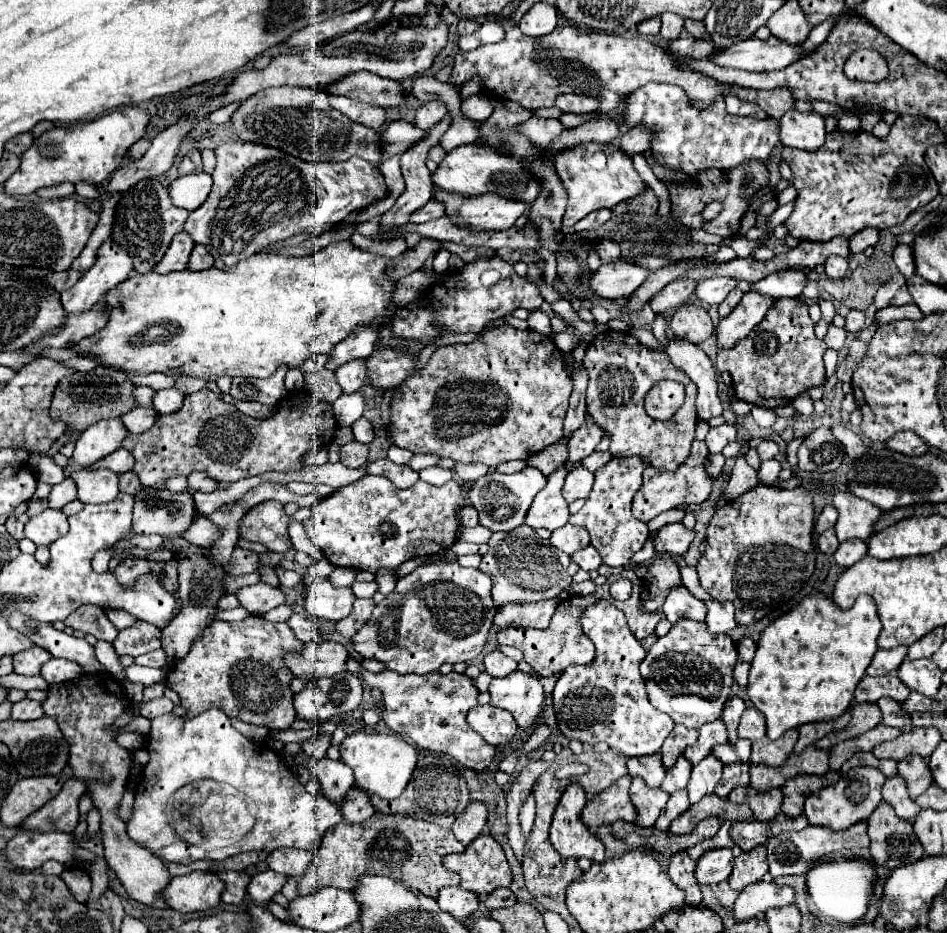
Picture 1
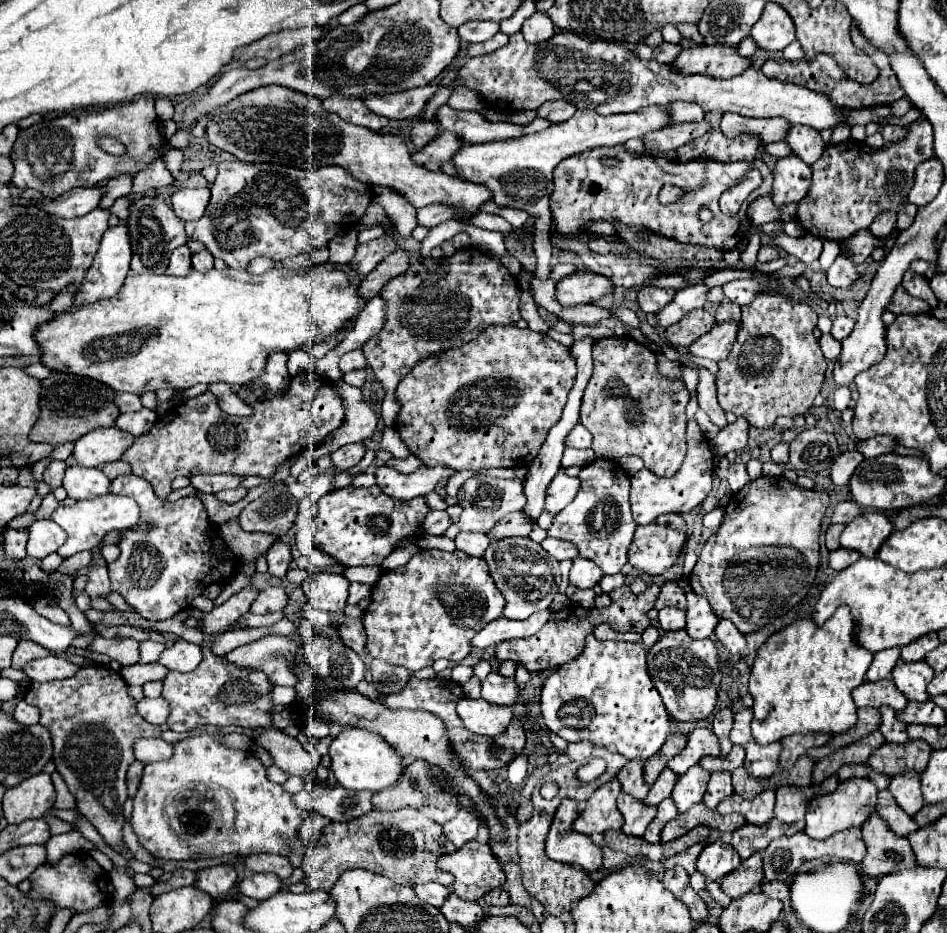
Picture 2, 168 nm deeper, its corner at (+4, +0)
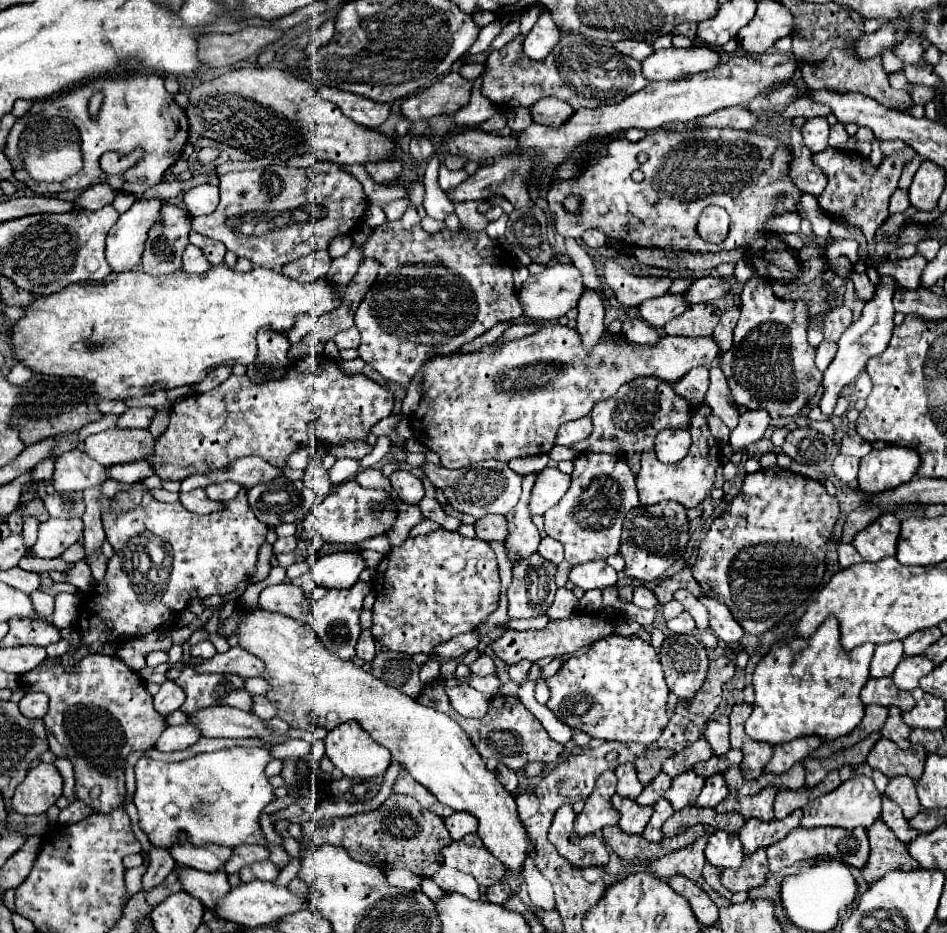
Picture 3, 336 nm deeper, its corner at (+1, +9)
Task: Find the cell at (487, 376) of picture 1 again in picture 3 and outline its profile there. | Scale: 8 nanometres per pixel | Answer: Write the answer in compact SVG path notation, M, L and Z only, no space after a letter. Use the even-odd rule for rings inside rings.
M545 324L539 332L523 336L503 344L487 344L483 350L467 354L433 356L423 364L421 402L419 408L409 416L415 438L431 452L437 452L441 466L465 468L481 460L509 462L513 458L547 454L555 446L557 430L563 422L587 416L595 402L611 398L621 384L637 376L657 376L671 384L691 368L709 366L719 356L719 344L713 336L679 338L663 336L657 346L621 344L619 348L611 342L611 332L605 332L597 348L587 354L581 346L579 334L563 324Z

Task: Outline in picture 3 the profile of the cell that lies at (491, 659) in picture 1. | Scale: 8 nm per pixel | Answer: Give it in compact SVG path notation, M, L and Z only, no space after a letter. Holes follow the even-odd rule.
M521 660L521 662L517 662L517 664L511 664L509 666L509 676L511 676L511 680L513 682L525 682L525 676L527 676L527 672L529 672L529 668L531 668L531 662L527 662L527 660Z

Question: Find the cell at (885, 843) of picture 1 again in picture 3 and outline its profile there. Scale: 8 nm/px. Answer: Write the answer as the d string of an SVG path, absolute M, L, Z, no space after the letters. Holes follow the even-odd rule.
M877 818L869 826L867 836L871 842L871 854L861 872L869 884L897 868L903 870L919 868L919 862L909 856L907 846L903 846L903 842L891 832L891 828L887 828L887 824L881 818Z

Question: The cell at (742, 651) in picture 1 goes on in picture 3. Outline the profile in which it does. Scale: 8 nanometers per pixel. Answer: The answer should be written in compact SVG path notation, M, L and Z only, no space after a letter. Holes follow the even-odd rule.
M701 598L699 601L707 608L709 626L719 640L723 640L725 644L737 644L743 638L743 634L745 634L743 628L739 626L737 620L733 620L733 616L725 604L711 600L711 598Z

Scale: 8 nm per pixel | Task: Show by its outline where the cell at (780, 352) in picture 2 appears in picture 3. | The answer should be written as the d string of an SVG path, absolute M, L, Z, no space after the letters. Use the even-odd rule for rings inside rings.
M753 276L743 292L741 292L741 318L735 326L735 336L733 336L733 348L727 352L721 352L721 368L727 376L731 396L737 406L743 406L747 410L759 410L765 408L771 414L787 412L797 414L819 390L823 372L815 366L815 348L807 342L807 320L809 320L809 308L805 300L781 300L773 294L771 286L767 280Z

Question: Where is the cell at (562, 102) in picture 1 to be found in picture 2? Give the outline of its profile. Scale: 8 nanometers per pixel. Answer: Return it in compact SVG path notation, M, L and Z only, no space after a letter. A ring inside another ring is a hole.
M548 101L536 109L536 115L542 119L548 119L550 123L562 123L568 121L576 113L576 107L566 101Z

